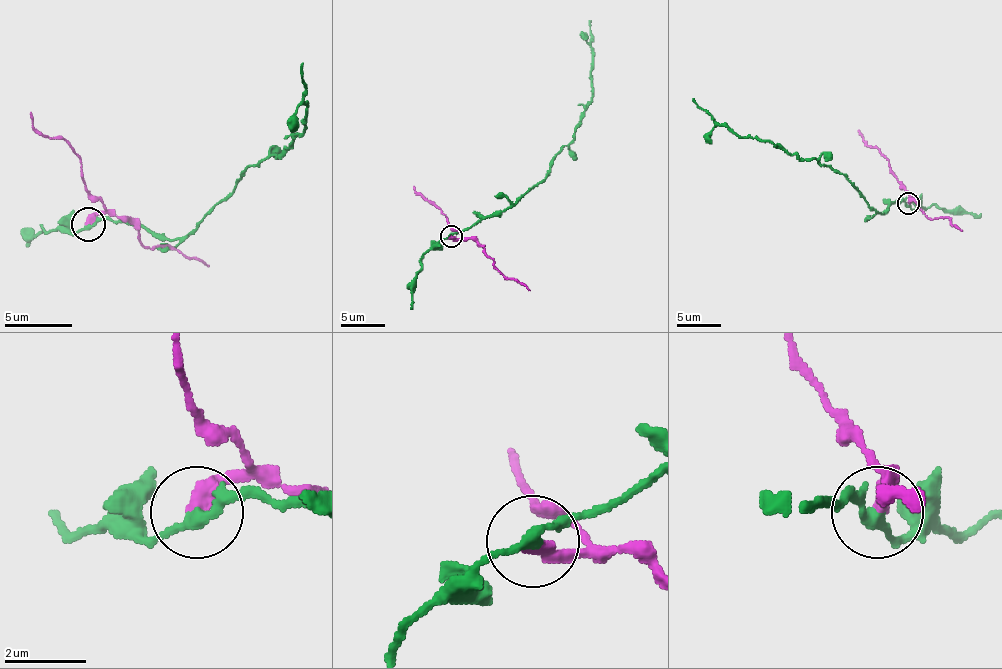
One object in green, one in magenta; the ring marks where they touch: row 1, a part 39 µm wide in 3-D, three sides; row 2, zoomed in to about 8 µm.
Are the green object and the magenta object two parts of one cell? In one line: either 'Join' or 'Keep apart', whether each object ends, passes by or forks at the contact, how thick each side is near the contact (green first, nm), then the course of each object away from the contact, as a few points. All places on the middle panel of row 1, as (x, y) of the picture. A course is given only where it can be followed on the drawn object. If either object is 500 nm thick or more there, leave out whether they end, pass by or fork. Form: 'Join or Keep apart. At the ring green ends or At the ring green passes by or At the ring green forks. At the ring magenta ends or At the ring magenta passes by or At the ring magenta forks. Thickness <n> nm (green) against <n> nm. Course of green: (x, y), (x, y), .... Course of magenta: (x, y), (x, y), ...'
Keep apart. At the ring green passes by. At the ring magenta ends. Thickness 240 nm (green) against 400 nm. Course of green: (450, 236), (514, 205), (551, 170), (555, 155), (573, 139), (579, 115), (592, 96), (592, 47), (588, 21). Course of magenta: (450, 236), (461, 236), (446, 216), (413, 185)

